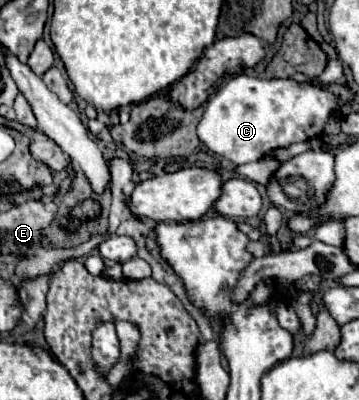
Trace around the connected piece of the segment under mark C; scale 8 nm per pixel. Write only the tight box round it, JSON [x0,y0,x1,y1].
[197,76,341,164]

